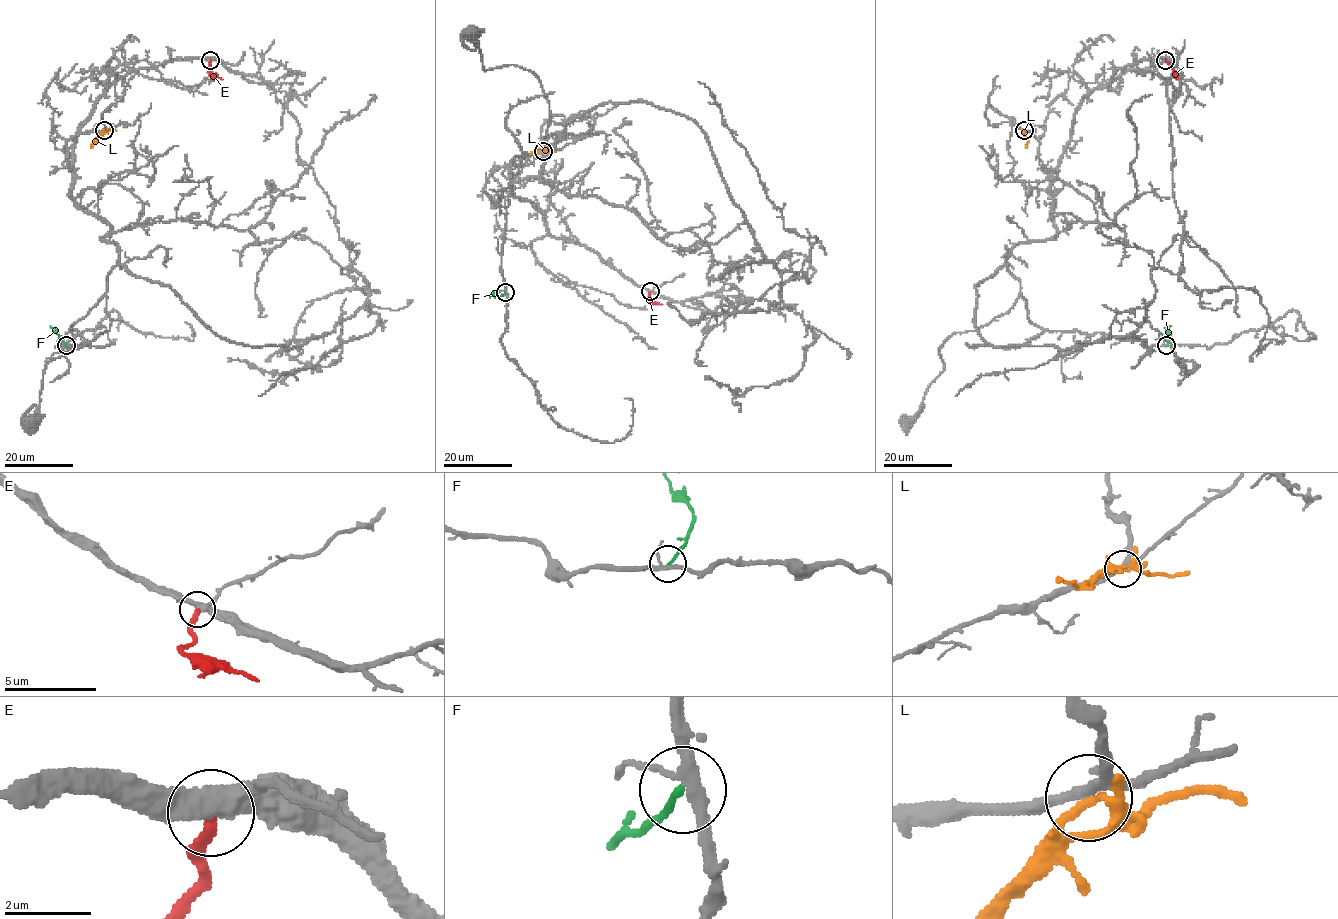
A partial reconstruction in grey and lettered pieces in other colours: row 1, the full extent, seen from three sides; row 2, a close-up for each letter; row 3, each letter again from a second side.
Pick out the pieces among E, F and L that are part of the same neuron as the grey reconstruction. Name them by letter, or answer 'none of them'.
none of them

